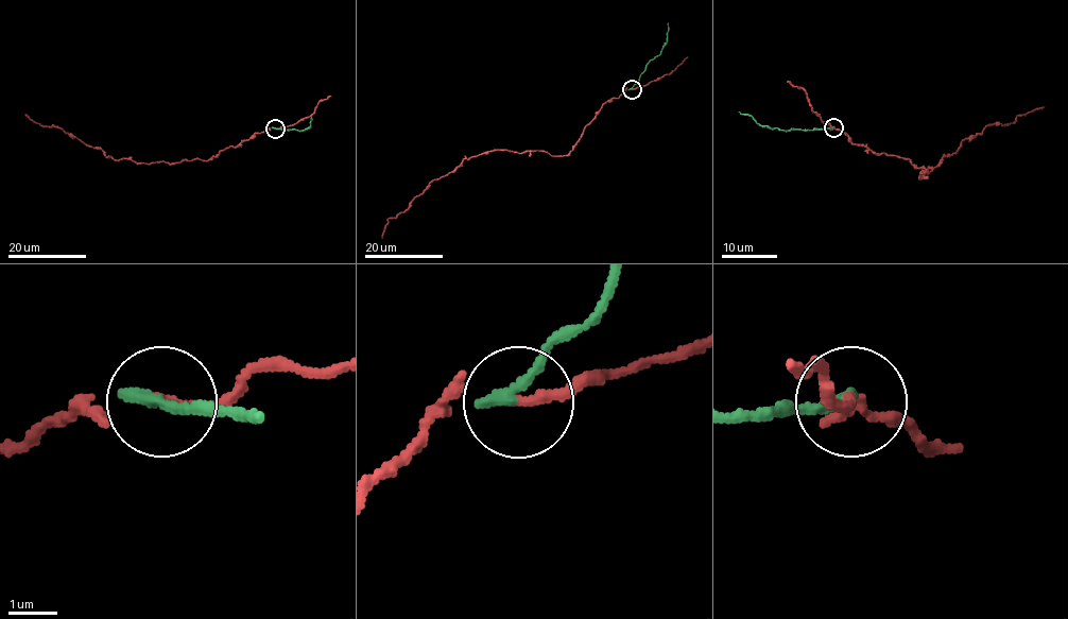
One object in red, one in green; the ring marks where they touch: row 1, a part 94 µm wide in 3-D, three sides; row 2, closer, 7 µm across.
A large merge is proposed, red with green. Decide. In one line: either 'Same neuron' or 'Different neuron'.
Different neuron

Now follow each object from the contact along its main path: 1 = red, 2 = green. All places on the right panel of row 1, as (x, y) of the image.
1: (832, 127), (876, 153), (908, 159), (927, 171), (918, 178), (987, 125), (1010, 124), (1018, 115), (1045, 106)
2: (832, 127), (784, 131), (759, 125), (748, 115), (739, 112)

